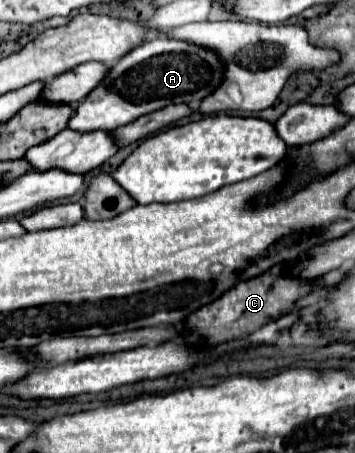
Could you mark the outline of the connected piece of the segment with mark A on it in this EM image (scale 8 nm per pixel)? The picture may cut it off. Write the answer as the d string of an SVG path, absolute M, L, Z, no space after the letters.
M157 37L139 45L133 53L125 55L111 67L105 81L93 89L85 101L77 103L69 129L81 133L95 129L113 131L171 103L185 101L187 105L199 105L199 101L209 97L223 83L223 79L225 63L217 51L181 39Z

